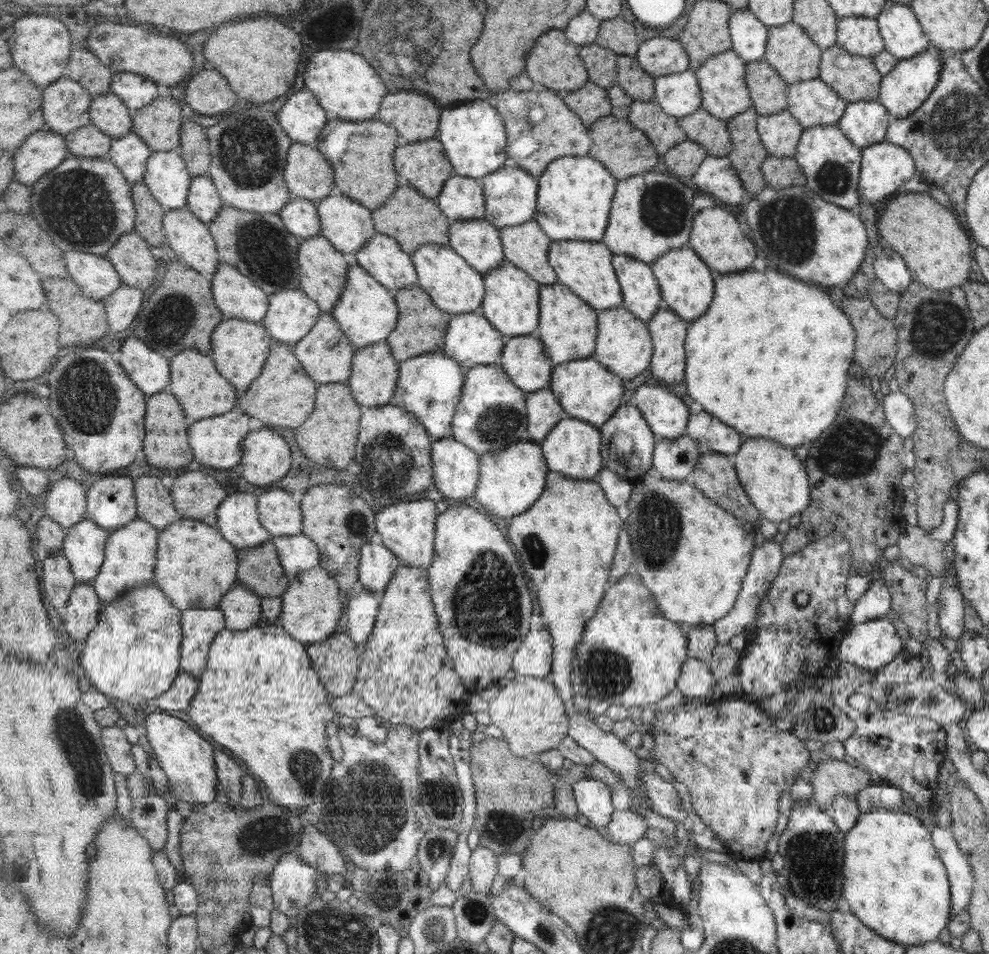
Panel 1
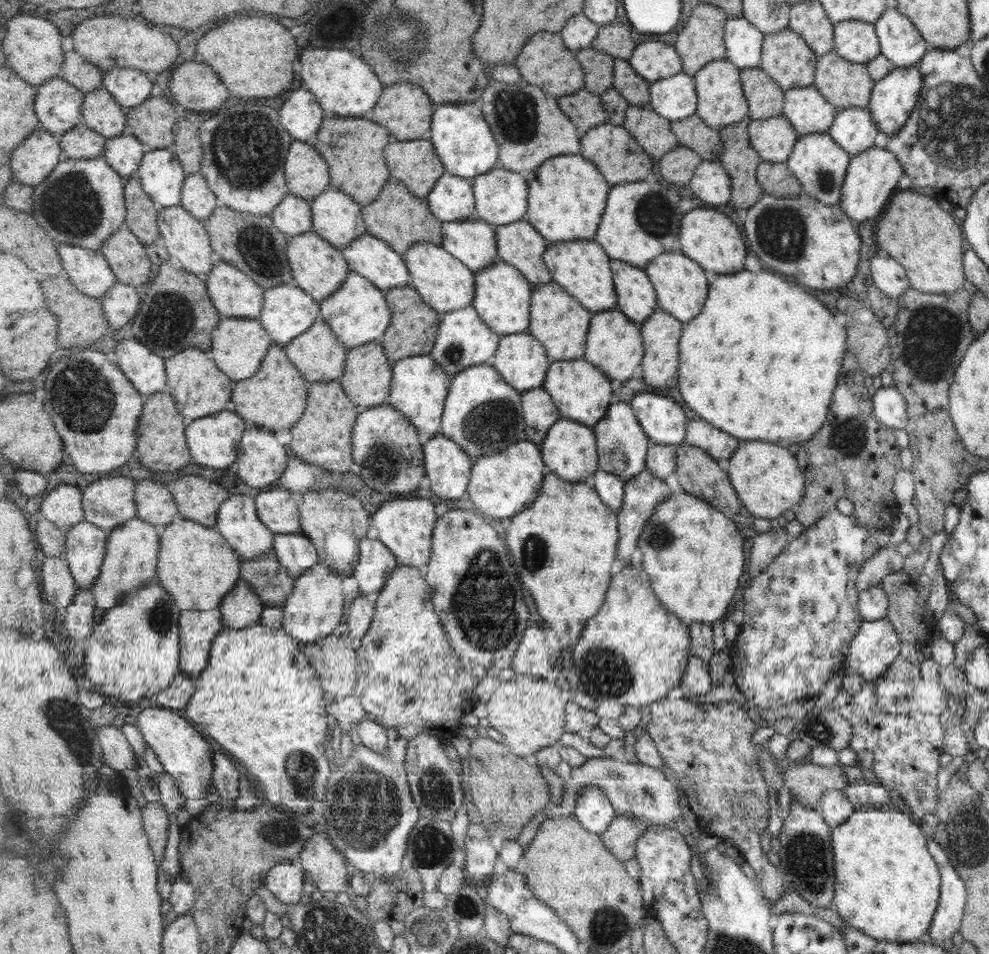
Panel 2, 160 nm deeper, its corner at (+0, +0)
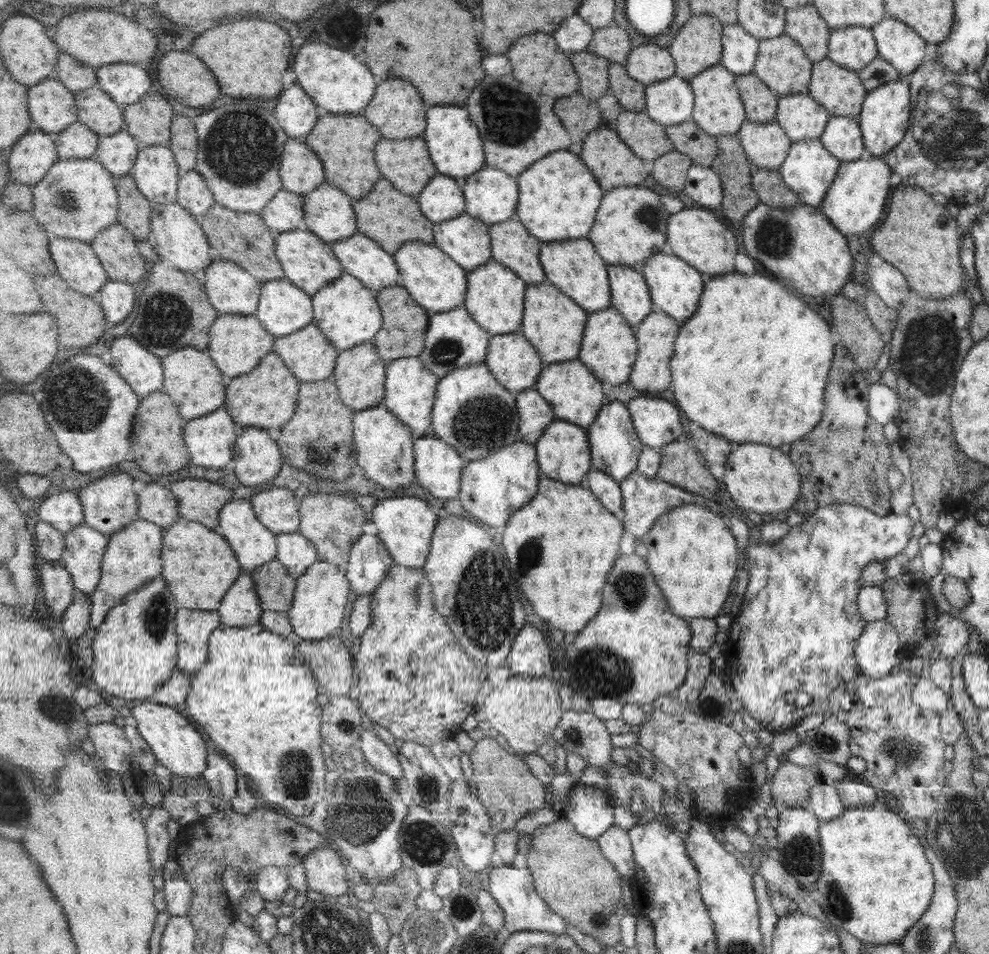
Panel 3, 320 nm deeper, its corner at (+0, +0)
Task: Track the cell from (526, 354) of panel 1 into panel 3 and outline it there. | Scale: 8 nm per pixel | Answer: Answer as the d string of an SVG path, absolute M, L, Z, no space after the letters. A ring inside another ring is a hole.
M521 331L494 335L484 362L503 386L515 392L533 388L546 366L539 351Z

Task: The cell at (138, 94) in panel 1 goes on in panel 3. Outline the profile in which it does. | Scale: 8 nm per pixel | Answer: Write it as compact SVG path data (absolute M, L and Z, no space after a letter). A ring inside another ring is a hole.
M132 63L109 64L97 68L98 85L112 95L113 100L124 108L138 103L152 92L153 80L145 66Z

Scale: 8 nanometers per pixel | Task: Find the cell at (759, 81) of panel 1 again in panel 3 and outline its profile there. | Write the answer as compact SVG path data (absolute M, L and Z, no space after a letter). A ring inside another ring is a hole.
M754 73L736 75L736 85L744 99L749 120L761 123L776 118L779 96Z

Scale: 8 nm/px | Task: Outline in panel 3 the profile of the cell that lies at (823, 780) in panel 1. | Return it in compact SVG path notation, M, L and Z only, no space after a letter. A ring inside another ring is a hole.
M785 761L776 768L772 776L770 783L772 800L779 809L793 806L807 808L809 790L820 783L821 780L813 766L797 766Z

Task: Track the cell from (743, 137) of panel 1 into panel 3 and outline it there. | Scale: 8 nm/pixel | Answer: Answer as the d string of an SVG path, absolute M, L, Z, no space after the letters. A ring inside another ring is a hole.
M738 134L721 135L718 142L721 151L711 167L723 178L724 202L722 204L722 213L731 224L743 228L745 217L760 204L760 195L752 183L756 167L748 157L748 153L744 149L744 145Z

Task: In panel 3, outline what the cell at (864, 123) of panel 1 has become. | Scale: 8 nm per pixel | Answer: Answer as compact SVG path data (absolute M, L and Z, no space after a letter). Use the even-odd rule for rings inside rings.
M829 116L818 139L839 161L853 161L866 155L857 119Z

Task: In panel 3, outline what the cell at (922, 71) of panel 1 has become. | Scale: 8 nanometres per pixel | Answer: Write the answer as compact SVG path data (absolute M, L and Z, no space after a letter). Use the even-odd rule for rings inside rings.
M899 77L866 93L857 118L866 155L880 158L903 138L908 128L912 102L907 83Z

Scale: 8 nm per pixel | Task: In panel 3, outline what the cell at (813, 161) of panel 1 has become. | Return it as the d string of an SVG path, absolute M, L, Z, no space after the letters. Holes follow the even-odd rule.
M806 139L791 144L779 173L784 182L800 197L802 205L819 206L838 172L840 161L835 155L829 154L822 142L817 139Z

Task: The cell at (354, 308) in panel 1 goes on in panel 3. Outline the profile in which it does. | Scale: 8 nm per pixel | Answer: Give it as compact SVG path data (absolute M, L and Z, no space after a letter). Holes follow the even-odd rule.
M345 272L331 285L312 295L315 310L313 324L320 326L339 352L363 345L365 341L373 340L384 325L384 315L375 294L376 292L365 286L360 278Z

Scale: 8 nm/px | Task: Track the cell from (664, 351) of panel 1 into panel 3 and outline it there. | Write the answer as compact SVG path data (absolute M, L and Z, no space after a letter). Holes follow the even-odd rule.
M655 309L641 326L636 328L636 337L639 342L639 354L636 358L634 371L630 378L631 386L639 390L667 390L672 386L672 356L675 349L677 335L682 329L681 323L666 312Z

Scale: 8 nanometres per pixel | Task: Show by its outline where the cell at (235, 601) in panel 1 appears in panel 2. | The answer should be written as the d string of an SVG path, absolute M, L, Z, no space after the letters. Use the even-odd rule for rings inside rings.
M241 577L232 592L224 598L219 609L224 615L225 625L242 629L261 624L264 607L260 595Z

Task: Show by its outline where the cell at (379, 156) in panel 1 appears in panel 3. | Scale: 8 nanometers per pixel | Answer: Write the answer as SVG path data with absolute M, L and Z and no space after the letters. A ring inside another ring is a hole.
M329 113L317 121L317 130L309 134L307 144L321 154L321 160L325 162L325 174L327 182L341 186L345 194L353 194L353 198L361 198L373 190L373 186L379 182L381 172L375 162L375 146L383 139L378 126L373 126L369 120L359 116L343 116L343 114Z

